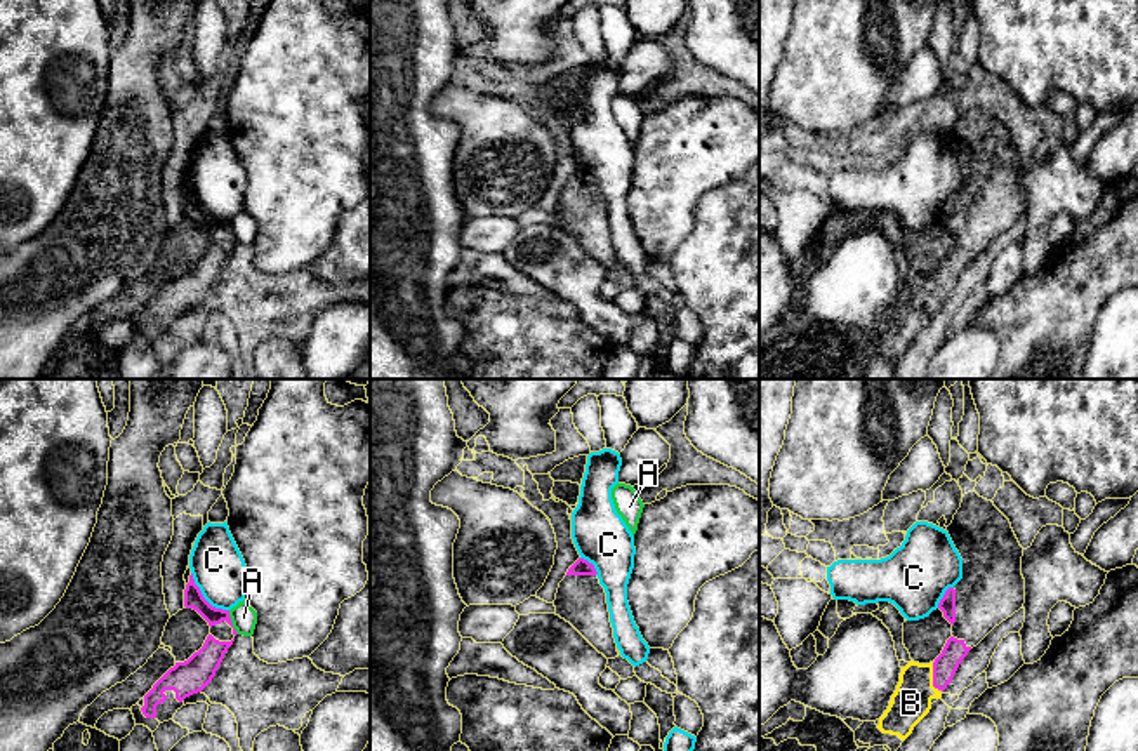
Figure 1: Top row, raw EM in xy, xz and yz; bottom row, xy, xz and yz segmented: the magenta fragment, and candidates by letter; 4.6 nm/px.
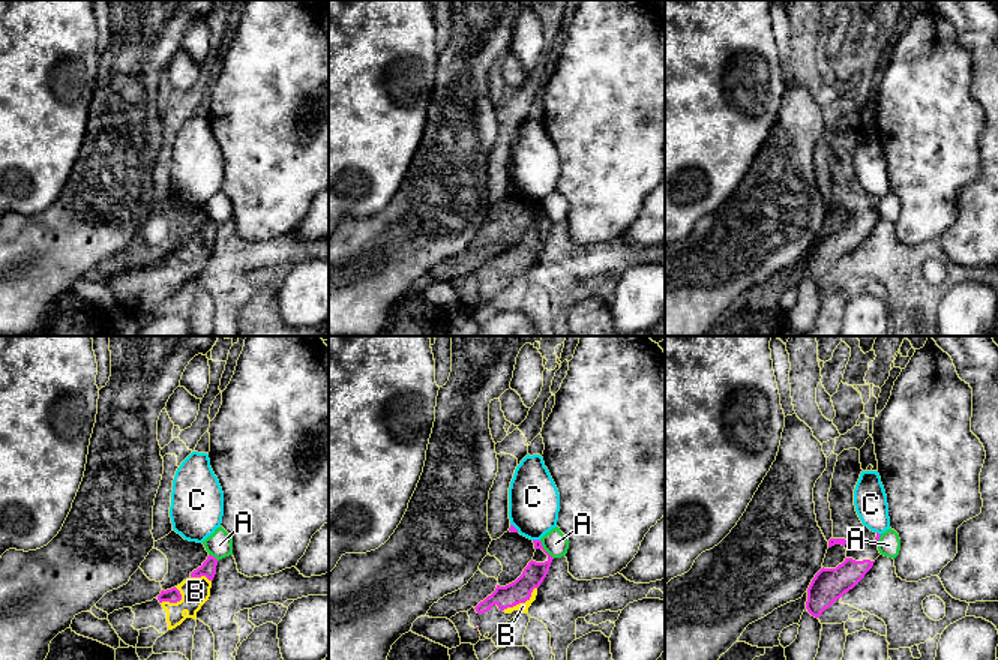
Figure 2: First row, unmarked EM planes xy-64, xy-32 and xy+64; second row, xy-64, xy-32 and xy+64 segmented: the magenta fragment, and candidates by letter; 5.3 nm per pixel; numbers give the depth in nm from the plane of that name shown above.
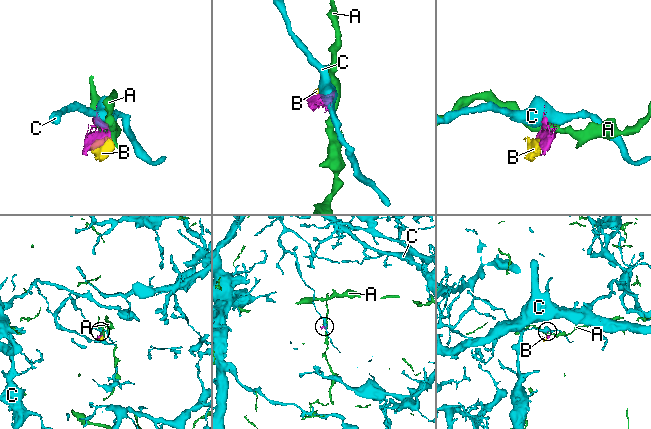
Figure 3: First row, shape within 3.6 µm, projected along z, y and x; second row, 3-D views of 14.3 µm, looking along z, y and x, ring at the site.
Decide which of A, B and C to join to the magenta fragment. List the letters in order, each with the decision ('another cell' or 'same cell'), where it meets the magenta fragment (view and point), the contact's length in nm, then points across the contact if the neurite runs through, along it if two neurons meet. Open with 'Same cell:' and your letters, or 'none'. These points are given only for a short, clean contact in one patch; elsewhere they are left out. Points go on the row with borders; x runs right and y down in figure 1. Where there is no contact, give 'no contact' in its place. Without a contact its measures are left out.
Same cell: B
A: another cell | xy (231, 623) | 120 nm | along xy (228, 611), (231, 626), (238, 633)
B: same cell | yz (933, 677) | 130 nm
C: another cell | xy (202, 597) | 260 nm | along xy (191, 572), (200, 593), (212, 605), (228, 611)

